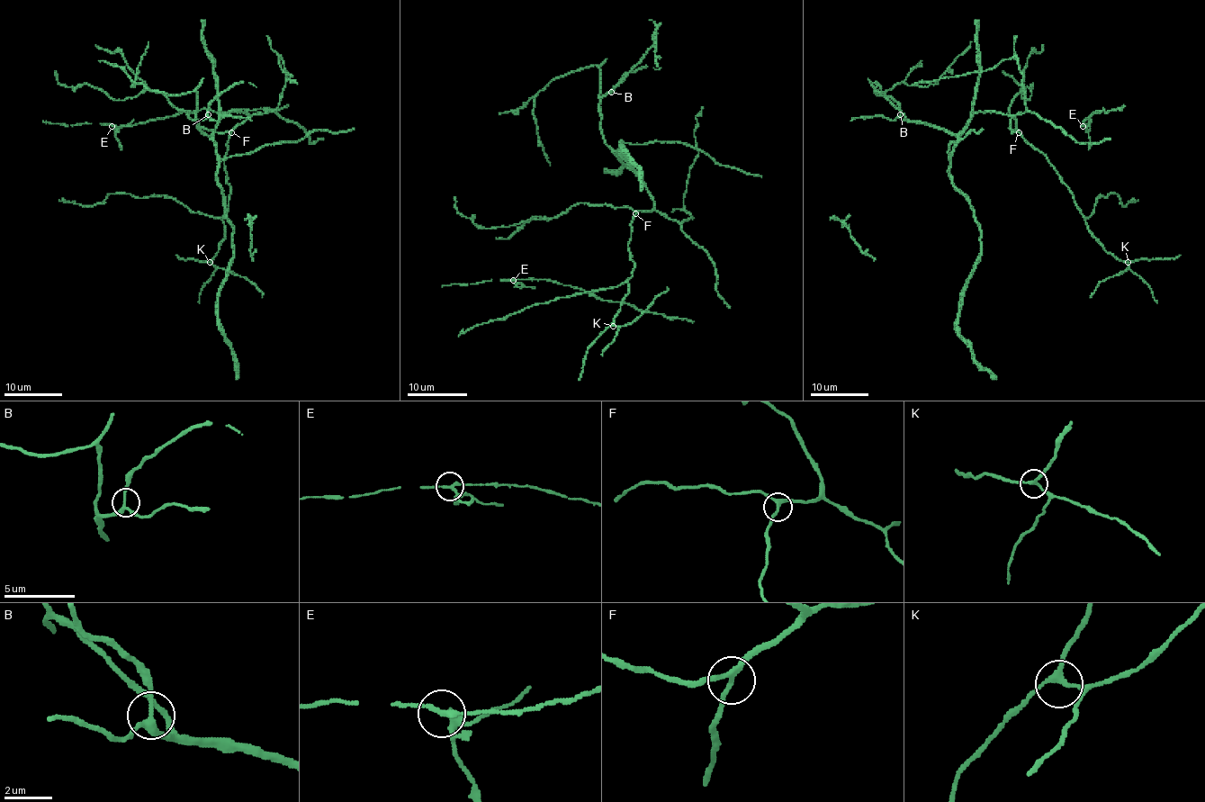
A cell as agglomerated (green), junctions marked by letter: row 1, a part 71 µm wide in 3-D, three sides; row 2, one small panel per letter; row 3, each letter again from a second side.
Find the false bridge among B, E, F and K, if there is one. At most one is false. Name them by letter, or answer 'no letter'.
E

